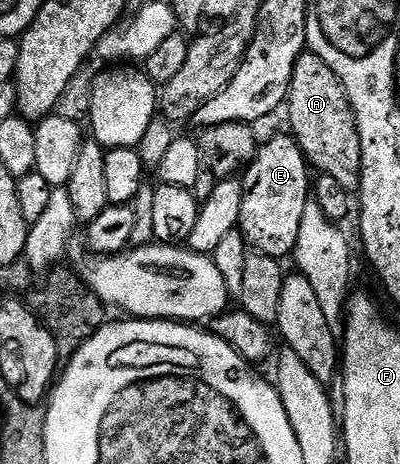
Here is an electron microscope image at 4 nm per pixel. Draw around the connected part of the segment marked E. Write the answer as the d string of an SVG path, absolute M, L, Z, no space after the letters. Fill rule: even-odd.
M288 133L277 134L270 142L262 141L243 174L243 208L239 208L237 225L245 238L246 247L258 254L266 254L278 260L285 260L292 255L299 239L299 228L303 219L303 210L311 200L311 167L305 161L305 154L297 142Z

